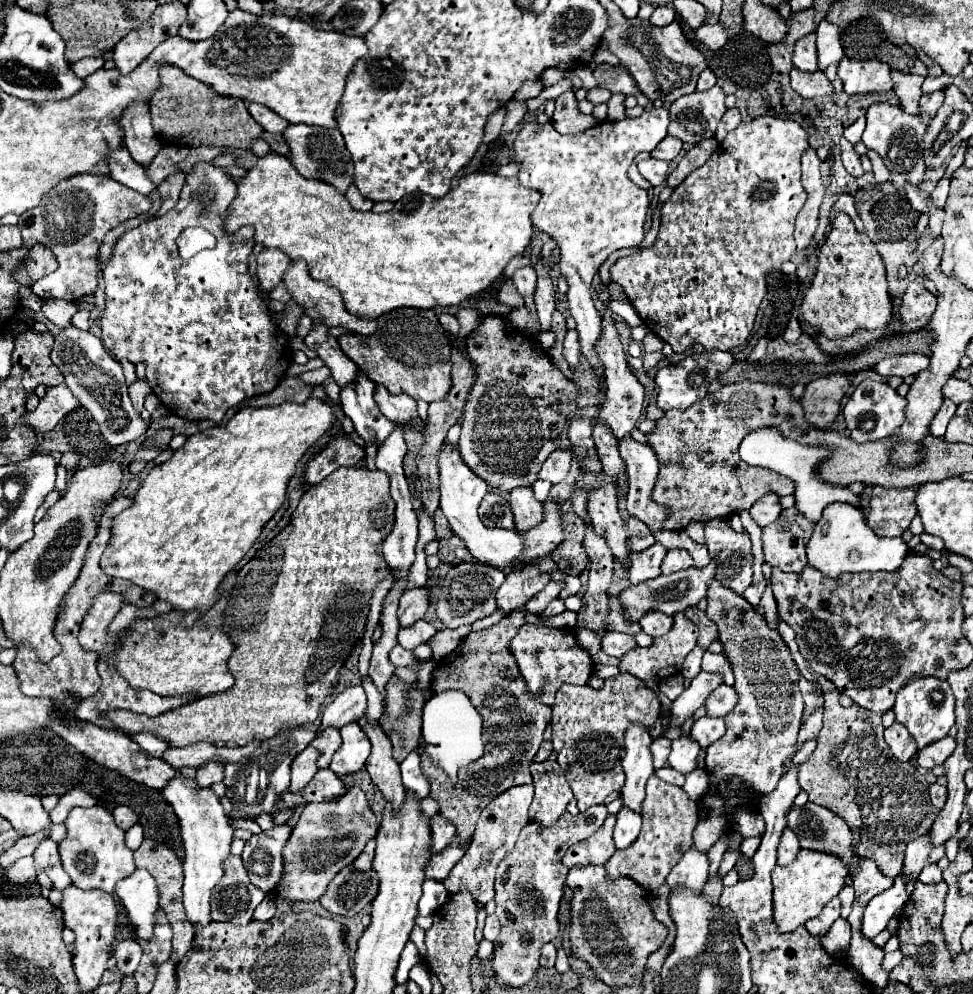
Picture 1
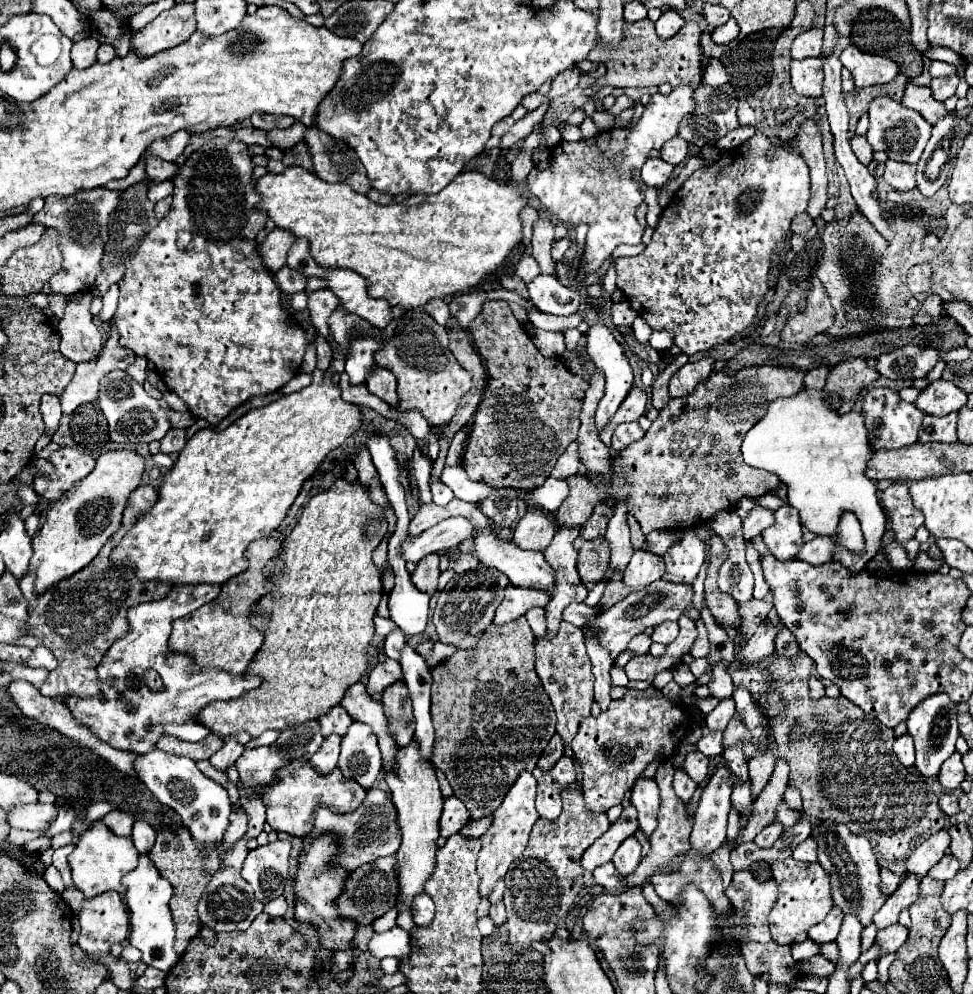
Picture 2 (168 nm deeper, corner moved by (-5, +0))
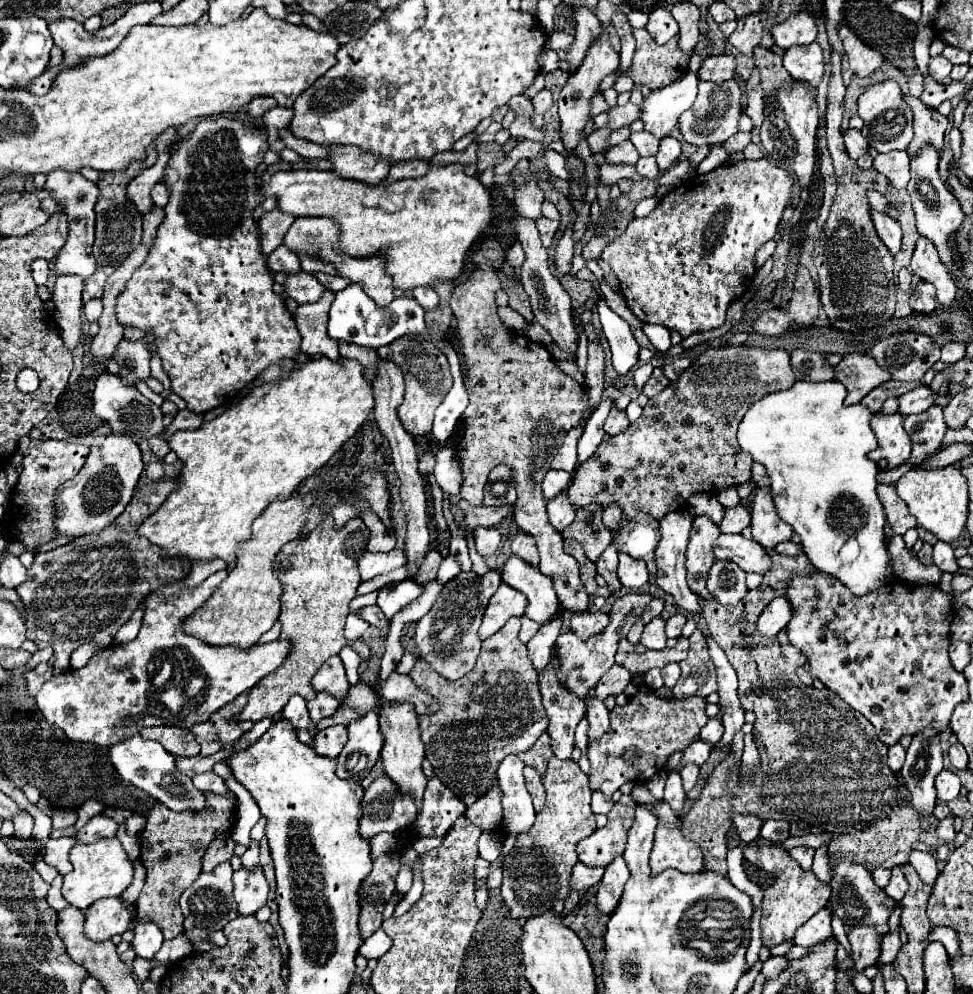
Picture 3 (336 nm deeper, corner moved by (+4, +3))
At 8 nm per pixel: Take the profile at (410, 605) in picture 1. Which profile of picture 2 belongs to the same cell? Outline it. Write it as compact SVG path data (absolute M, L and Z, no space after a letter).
M429 554L423 560L419 560L419 566L411 574L411 580L417 586L417 590L425 592L427 596L433 596L437 592L439 572L441 572L439 570L439 556L437 554Z

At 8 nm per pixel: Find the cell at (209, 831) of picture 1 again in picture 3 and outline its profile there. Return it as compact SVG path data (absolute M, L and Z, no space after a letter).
M132 735L130 739L110 747L110 763L114 765L114 769L124 781L146 791L150 797L158 799L172 811L186 811L186 809L200 811L206 803L204 793L192 785L190 777L182 775L176 769L174 755L164 751L164 747L158 741L148 741L148 739L142 739L142 735Z

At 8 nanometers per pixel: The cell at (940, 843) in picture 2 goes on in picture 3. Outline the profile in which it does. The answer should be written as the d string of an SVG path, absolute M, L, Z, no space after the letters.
M894 867L894 869L892 869L892 879L890 879L890 883L884 887L884 893L886 893L888 897L892 897L894 901L902 901L906 889L908 889L908 881L904 879L902 867Z

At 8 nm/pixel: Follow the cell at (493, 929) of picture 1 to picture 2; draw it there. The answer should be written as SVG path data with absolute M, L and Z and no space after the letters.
M503 902L492 905L489 910L489 916L491 916L491 920L495 922L495 926L501 926L507 918L506 909Z

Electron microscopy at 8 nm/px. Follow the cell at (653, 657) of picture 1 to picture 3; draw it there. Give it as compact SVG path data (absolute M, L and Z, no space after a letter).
M682 613L672 615L672 617L666 621L666 635L668 635L668 637L680 637L684 623L686 623L686 617L684 617Z

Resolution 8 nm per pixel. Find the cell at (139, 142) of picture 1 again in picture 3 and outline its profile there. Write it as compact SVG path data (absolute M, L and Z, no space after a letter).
M168 151L160 153L158 159L150 169L146 171L140 171L126 187L126 199L132 201L136 205L136 209L146 215L150 213L152 209L152 197L150 197L150 191L156 183L164 181L165 169L170 159L170 153Z

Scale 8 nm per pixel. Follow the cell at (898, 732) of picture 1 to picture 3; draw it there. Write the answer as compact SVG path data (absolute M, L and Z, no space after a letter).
M900 743L892 745L892 747L888 749L888 767L890 767L894 773L898 773L898 771L902 769L902 765L904 765L904 757L906 757L904 747L902 747Z

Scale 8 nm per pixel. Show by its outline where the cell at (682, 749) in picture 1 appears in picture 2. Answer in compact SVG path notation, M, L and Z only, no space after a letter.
M689 750L689 752L685 754L685 760L683 760L681 768L683 768L697 784L701 784L701 782L707 778L707 774L709 774L709 758L703 756L699 750Z

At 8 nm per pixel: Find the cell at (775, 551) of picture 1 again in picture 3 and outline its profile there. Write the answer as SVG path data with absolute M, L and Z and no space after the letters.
M758 487L752 501L752 537L764 549L774 549L778 543L792 537L792 527L778 517L772 491L768 487Z

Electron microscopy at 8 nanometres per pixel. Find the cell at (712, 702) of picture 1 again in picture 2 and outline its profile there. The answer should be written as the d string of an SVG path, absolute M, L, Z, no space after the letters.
M723 698L707 716L705 724L709 730L725 730L729 718L735 714L735 700L733 698Z

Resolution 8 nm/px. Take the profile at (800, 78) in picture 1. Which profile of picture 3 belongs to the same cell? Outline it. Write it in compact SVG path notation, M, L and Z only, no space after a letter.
M792 45L784 53L784 67L792 75L792 79L808 79L810 83L820 83L824 77L824 55L820 45Z

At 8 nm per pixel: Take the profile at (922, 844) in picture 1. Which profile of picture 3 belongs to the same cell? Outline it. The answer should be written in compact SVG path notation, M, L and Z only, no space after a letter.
M850 927L848 941L854 973L862 973L866 967L876 965L880 955L880 937L876 935L874 927Z

